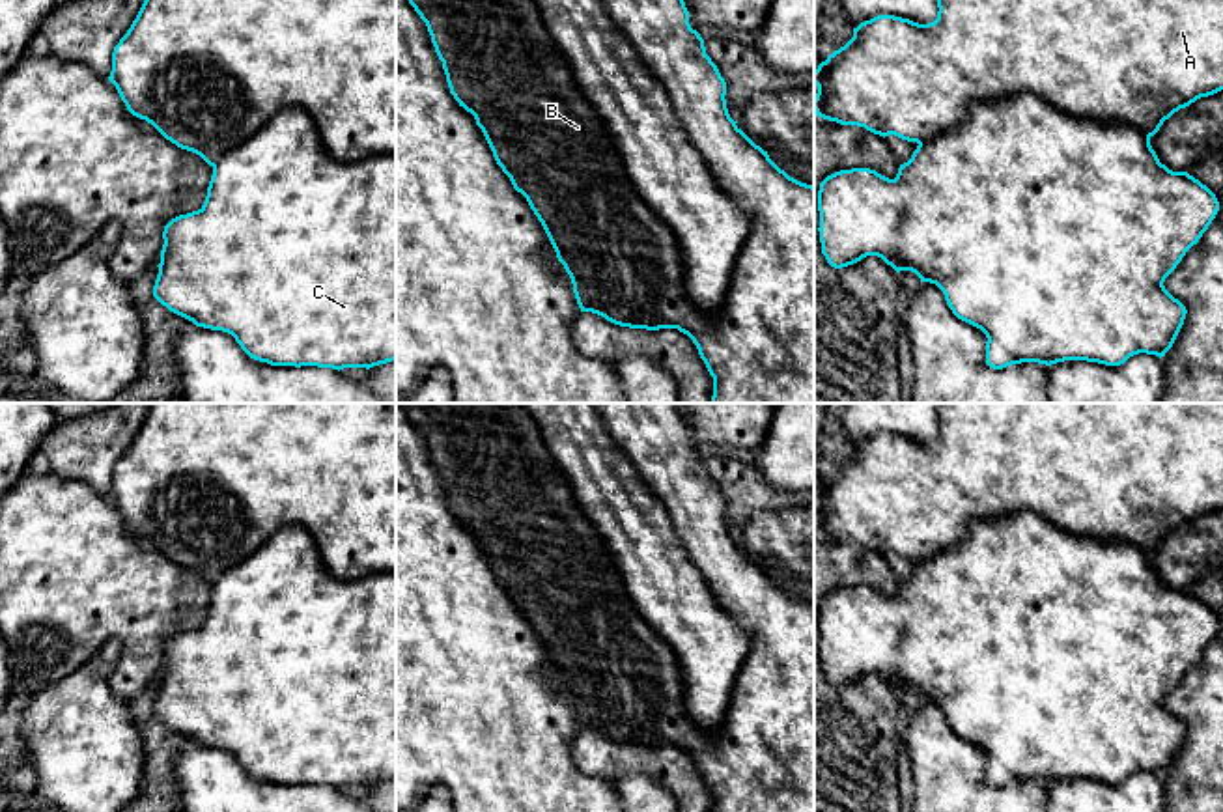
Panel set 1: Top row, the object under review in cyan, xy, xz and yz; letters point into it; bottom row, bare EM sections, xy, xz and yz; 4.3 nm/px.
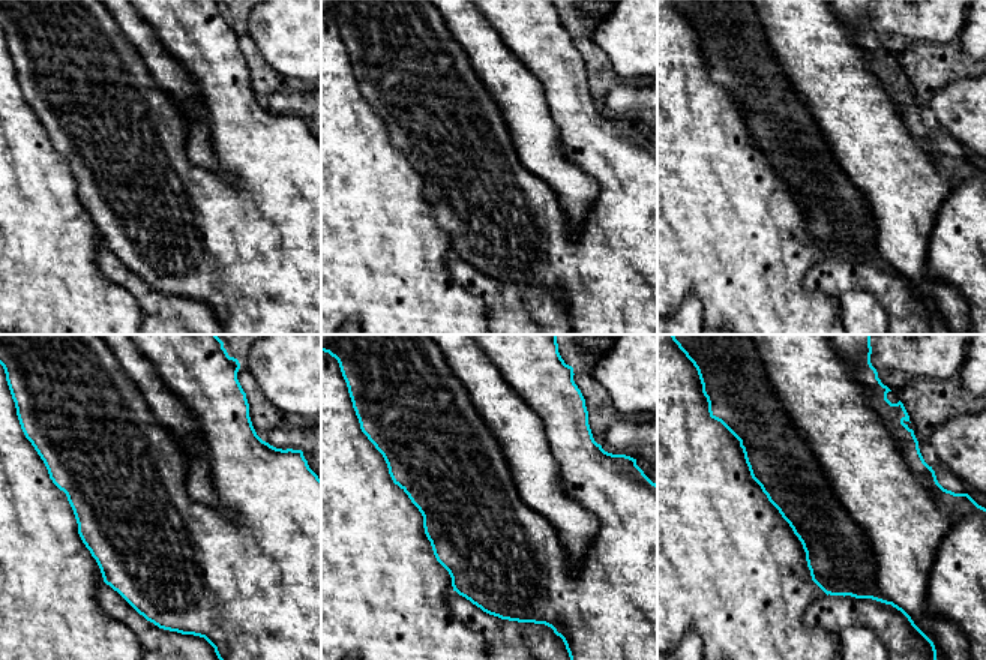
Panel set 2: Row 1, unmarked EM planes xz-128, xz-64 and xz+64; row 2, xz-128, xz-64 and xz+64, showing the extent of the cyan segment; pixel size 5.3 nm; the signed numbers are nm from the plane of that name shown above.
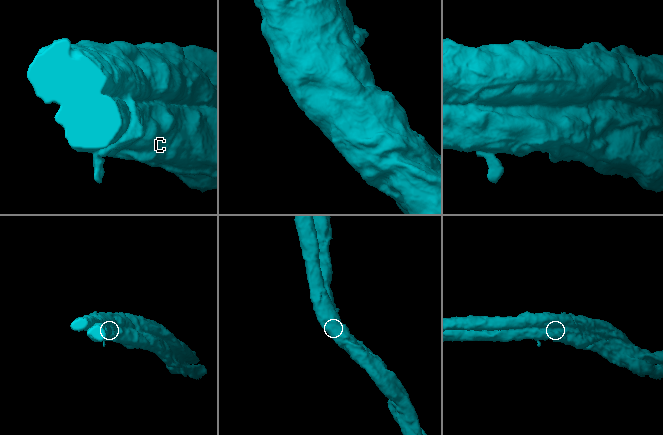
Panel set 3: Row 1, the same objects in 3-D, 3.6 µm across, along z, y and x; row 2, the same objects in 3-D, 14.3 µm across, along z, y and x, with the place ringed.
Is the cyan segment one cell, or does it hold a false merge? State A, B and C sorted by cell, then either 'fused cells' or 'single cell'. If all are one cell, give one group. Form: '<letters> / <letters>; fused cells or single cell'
A B / C; fused cells

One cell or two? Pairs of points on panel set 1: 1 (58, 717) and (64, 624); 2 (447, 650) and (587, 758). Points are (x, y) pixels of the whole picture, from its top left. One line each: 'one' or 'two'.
1: two
2: two

